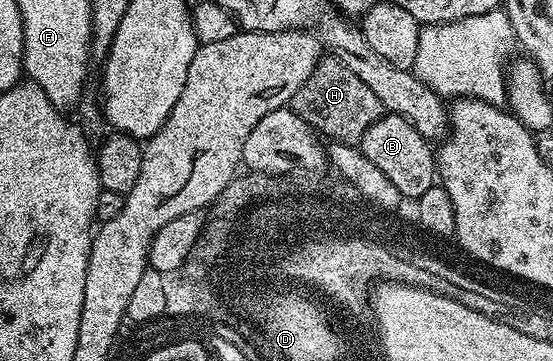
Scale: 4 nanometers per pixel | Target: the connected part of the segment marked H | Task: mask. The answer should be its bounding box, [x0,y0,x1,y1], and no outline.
[291,56,386,143]

